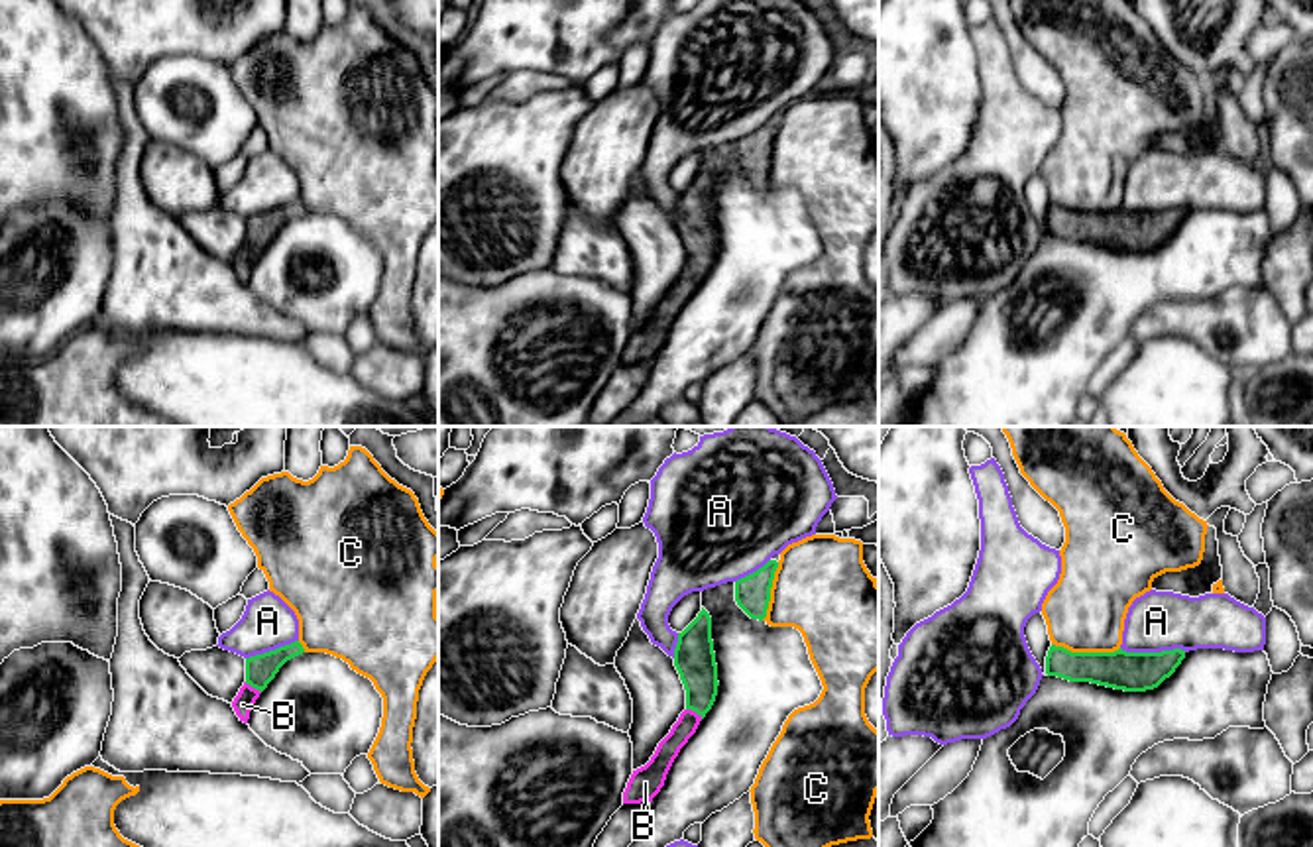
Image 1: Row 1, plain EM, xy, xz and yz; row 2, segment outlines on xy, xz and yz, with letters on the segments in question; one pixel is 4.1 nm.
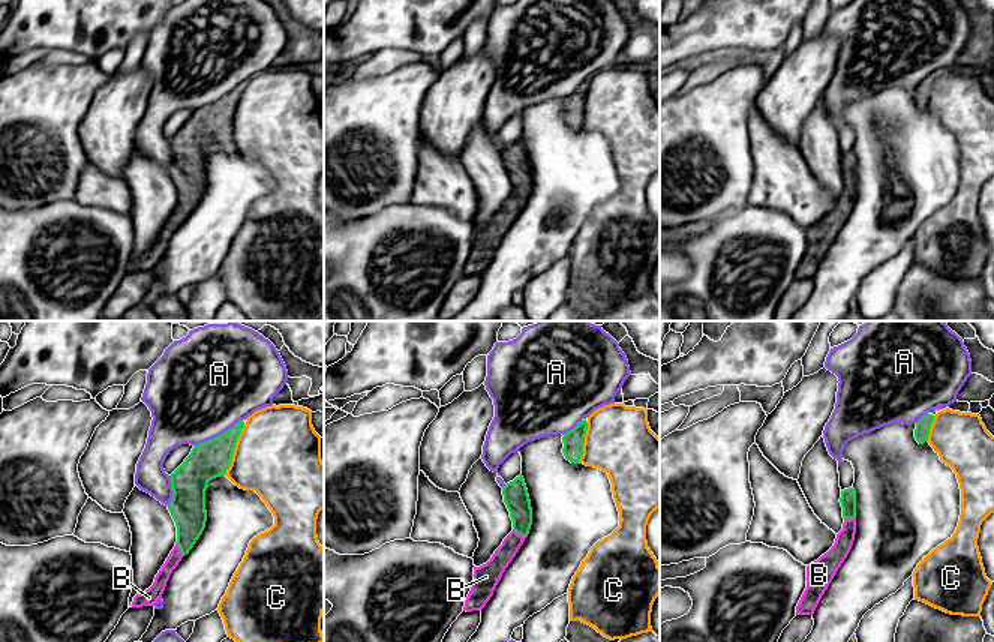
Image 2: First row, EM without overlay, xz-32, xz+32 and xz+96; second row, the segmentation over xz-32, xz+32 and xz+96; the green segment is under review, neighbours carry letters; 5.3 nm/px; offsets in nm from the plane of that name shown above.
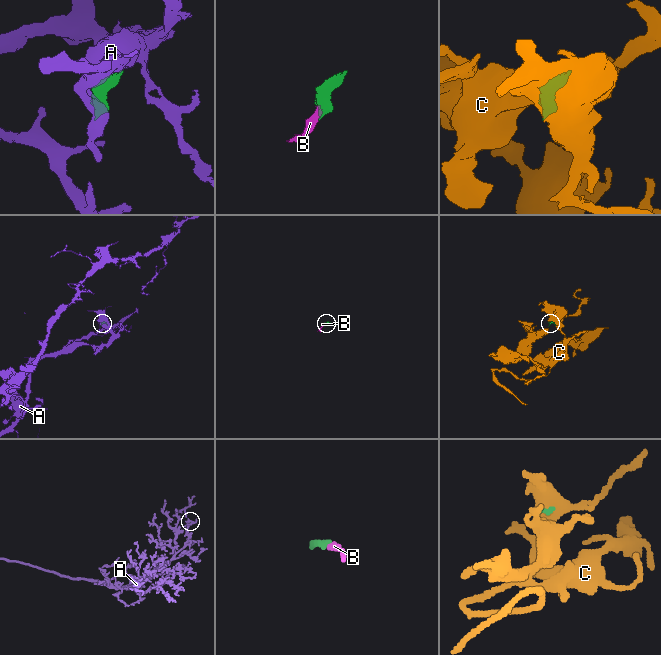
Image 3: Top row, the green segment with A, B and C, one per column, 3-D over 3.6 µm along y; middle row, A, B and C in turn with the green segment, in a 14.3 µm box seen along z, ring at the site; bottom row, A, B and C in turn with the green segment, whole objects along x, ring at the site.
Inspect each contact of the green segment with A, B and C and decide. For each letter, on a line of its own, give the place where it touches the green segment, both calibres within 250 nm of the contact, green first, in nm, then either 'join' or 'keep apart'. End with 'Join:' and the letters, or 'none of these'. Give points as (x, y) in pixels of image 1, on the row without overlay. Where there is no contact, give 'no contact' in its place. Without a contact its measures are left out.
A: yz (1154, 213) | 160/240 nm | keep apart
B: xz (694, 270) | 170/90 nm | join
C: yz (1085, 213) | 160/320 nm | keep apart
Join: B

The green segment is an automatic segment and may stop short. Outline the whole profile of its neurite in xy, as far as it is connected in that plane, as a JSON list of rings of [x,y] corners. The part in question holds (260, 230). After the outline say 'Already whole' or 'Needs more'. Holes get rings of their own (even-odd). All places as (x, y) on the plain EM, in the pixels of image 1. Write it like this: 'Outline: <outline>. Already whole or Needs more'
Outline: [[[295,200],[291,204],[275,208],[275,210],[246,218],[246,242],[232,261],[232,267],[234,267],[236,275],[240,277],[240,281],[248,283],[250,271],[252,271],[256,259],[267,248],[267,244],[275,238],[279,228],[287,220],[291,220],[303,212],[305,212],[303,204],[299,200]]]. Needs more

